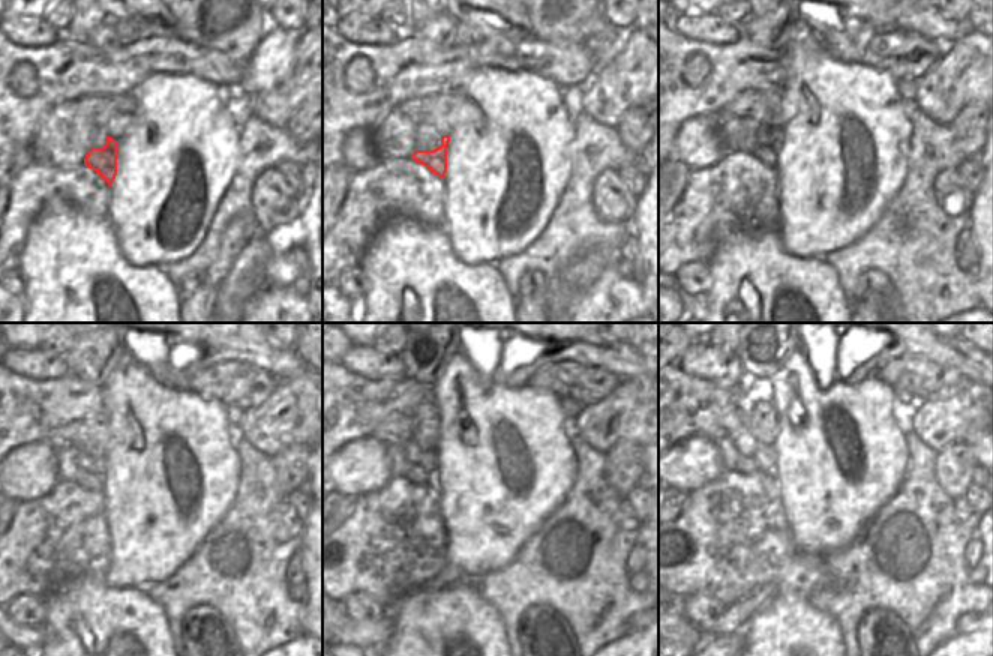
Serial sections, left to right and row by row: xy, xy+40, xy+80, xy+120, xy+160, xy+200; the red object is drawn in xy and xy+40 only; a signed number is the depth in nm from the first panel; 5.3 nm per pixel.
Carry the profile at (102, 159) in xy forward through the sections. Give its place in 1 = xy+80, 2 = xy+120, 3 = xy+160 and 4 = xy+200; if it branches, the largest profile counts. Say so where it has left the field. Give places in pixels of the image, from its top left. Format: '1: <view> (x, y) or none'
1: xy+80 (765, 153)
2: xy+120 (83, 478)
3: xy+160 (425, 473)
4: xy+200 (764, 457)

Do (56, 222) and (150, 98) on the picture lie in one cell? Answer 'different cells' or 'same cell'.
different cells

